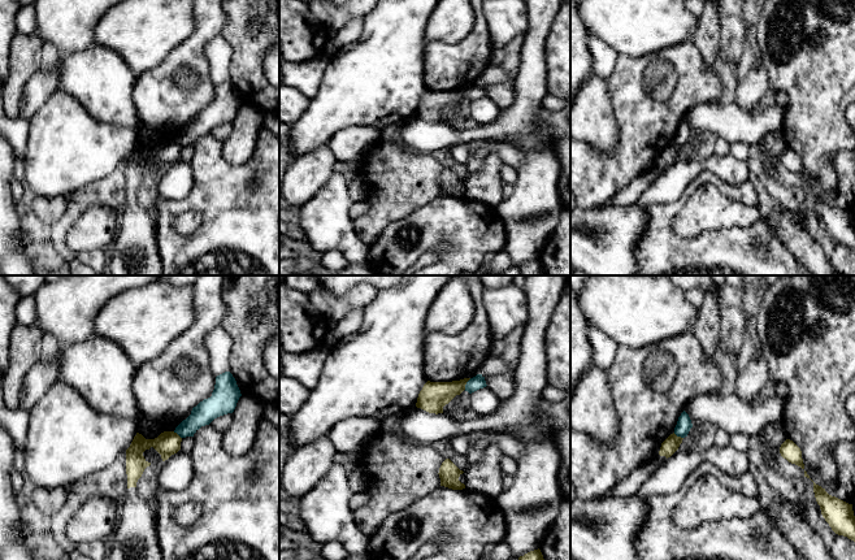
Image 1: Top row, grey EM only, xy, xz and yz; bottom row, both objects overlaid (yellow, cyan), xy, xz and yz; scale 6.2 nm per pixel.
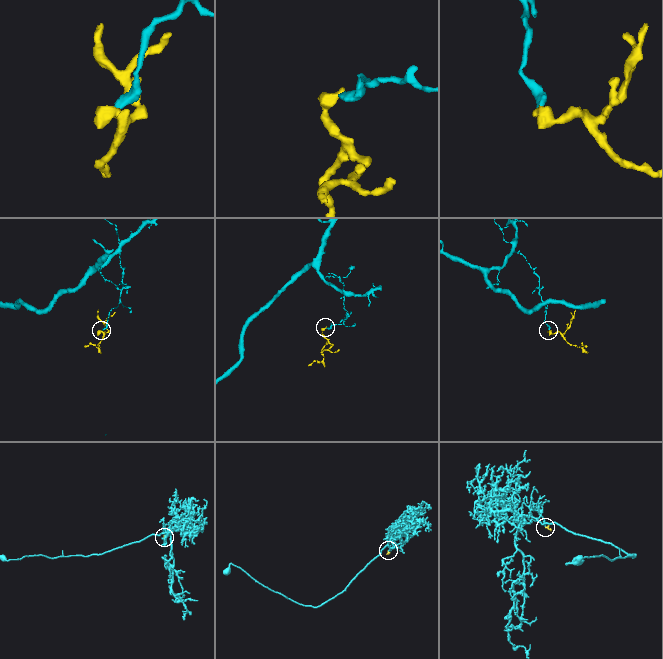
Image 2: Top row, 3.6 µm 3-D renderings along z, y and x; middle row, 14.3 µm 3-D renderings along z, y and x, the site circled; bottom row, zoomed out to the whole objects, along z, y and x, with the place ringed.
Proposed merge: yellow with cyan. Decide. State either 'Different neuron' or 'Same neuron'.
Different neuron

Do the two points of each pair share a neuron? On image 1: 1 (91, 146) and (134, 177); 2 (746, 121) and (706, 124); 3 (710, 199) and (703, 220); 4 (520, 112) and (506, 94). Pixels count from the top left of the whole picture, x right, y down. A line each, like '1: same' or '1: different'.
1: different
2: same
3: same
4: different

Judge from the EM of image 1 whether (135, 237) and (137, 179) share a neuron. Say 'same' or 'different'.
same

